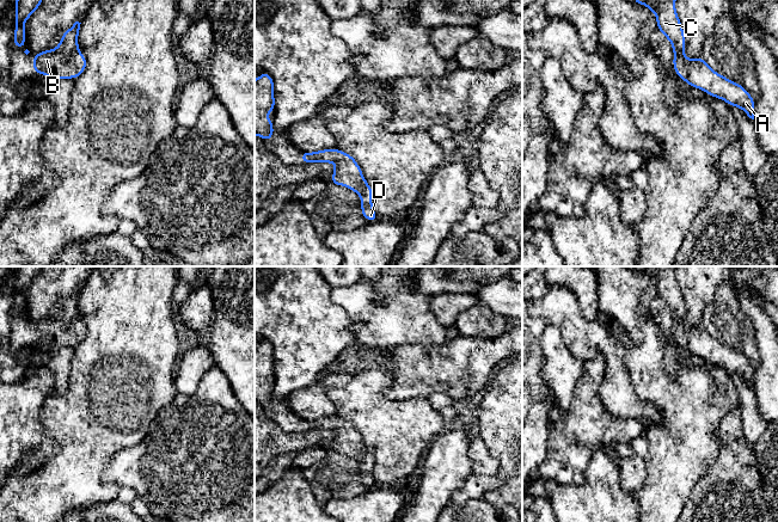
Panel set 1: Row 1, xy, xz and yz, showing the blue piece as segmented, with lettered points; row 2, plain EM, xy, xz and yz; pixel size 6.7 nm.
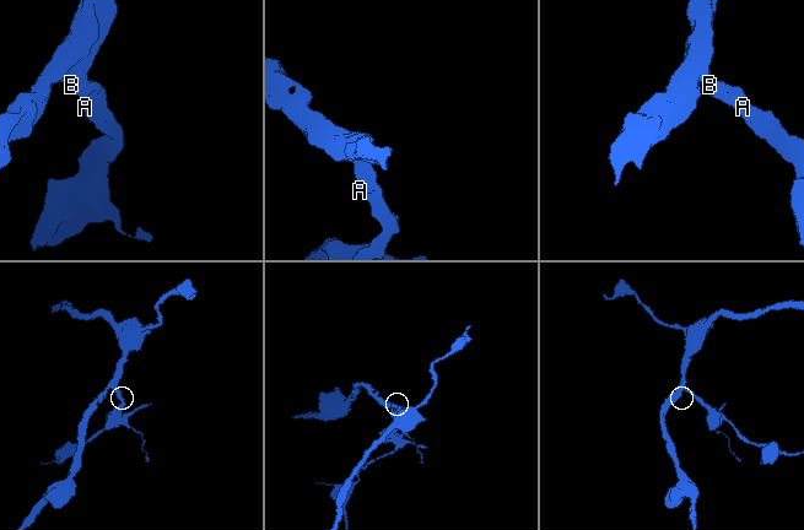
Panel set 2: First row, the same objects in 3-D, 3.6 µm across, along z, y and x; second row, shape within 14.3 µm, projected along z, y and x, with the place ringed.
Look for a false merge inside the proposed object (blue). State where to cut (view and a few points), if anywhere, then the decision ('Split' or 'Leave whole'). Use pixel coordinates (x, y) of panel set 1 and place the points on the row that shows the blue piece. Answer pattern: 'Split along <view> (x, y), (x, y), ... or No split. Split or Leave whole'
No split. Leave whole

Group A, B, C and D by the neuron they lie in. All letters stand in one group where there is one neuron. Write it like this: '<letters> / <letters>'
A B C D

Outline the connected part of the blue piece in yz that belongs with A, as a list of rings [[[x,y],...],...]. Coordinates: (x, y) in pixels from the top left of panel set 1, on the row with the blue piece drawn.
[[[633,0],[656,13],[658,30],[673,45],[675,74],[690,86],[704,90],[709,96],[725,100],[730,106],[741,108],[754,119],[754,99],[745,87],[712,70],[703,57],[687,60],[684,55],[685,33],[675,12],[675,0]]]

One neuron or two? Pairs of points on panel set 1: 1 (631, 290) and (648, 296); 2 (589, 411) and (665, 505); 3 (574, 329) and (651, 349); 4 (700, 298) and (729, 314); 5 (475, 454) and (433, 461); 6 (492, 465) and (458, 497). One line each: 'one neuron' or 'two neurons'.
1: two neurons
2: two neurons
3: two neurons
4: two neurons
5: two neurons
6: two neurons

